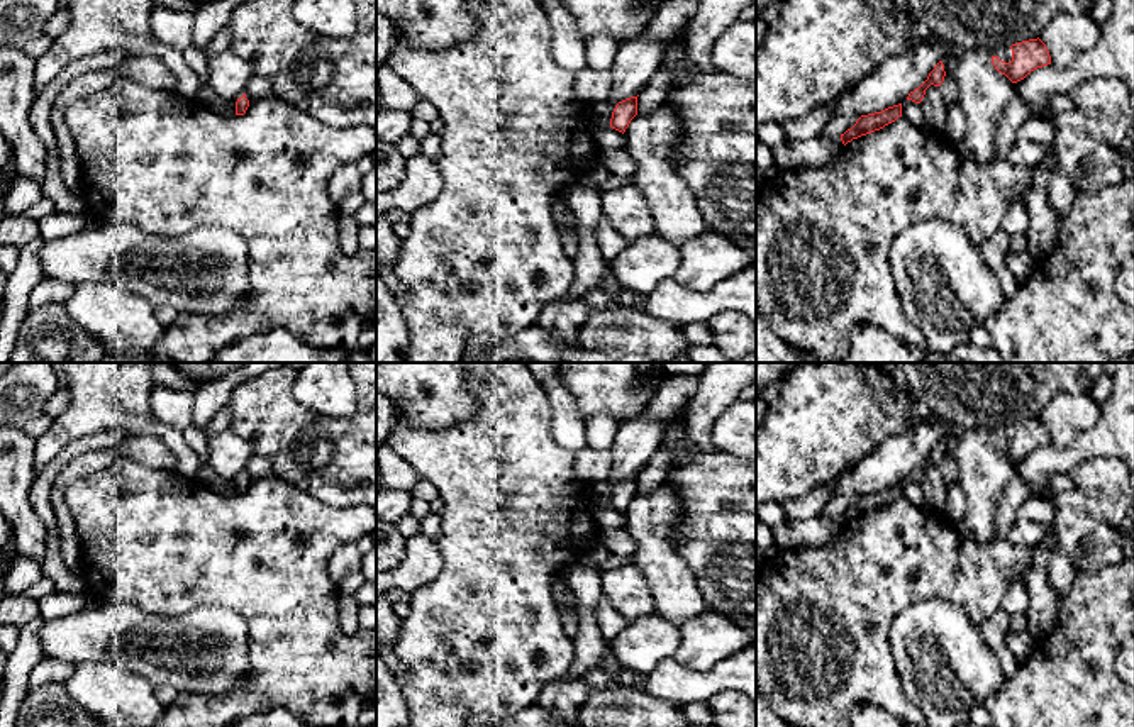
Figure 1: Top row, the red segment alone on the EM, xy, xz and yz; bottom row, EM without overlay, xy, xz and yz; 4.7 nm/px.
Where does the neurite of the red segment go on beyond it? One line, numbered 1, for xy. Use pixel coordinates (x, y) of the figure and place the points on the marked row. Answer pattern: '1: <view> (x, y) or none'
1: none

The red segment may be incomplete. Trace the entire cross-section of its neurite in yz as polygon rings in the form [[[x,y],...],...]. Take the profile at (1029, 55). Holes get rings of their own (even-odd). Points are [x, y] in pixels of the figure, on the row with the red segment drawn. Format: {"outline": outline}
{"outline": [[[1037,37],[993,51],[992,64],[1012,83],[1017,83],[1031,71],[1051,64],[1051,56],[1046,44]]]}

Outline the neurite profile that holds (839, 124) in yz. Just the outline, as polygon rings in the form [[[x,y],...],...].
[[[844,114],[836,115],[822,130],[820,137],[834,139],[851,129],[861,115]]]

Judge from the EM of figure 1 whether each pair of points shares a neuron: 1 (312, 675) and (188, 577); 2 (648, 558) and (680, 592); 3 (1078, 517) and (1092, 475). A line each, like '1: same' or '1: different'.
1: same
2: same
3: different

